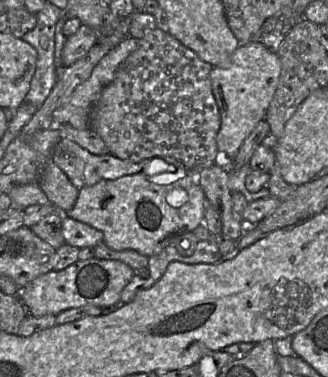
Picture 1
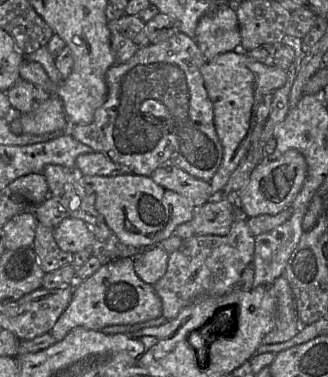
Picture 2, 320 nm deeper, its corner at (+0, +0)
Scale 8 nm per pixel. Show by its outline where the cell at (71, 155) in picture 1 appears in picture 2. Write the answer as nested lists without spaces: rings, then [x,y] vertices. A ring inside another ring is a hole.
[[[158,167],[150,177],[164,189],[184,197],[193,208],[200,207],[213,198],[210,182],[195,178],[181,168]]]

